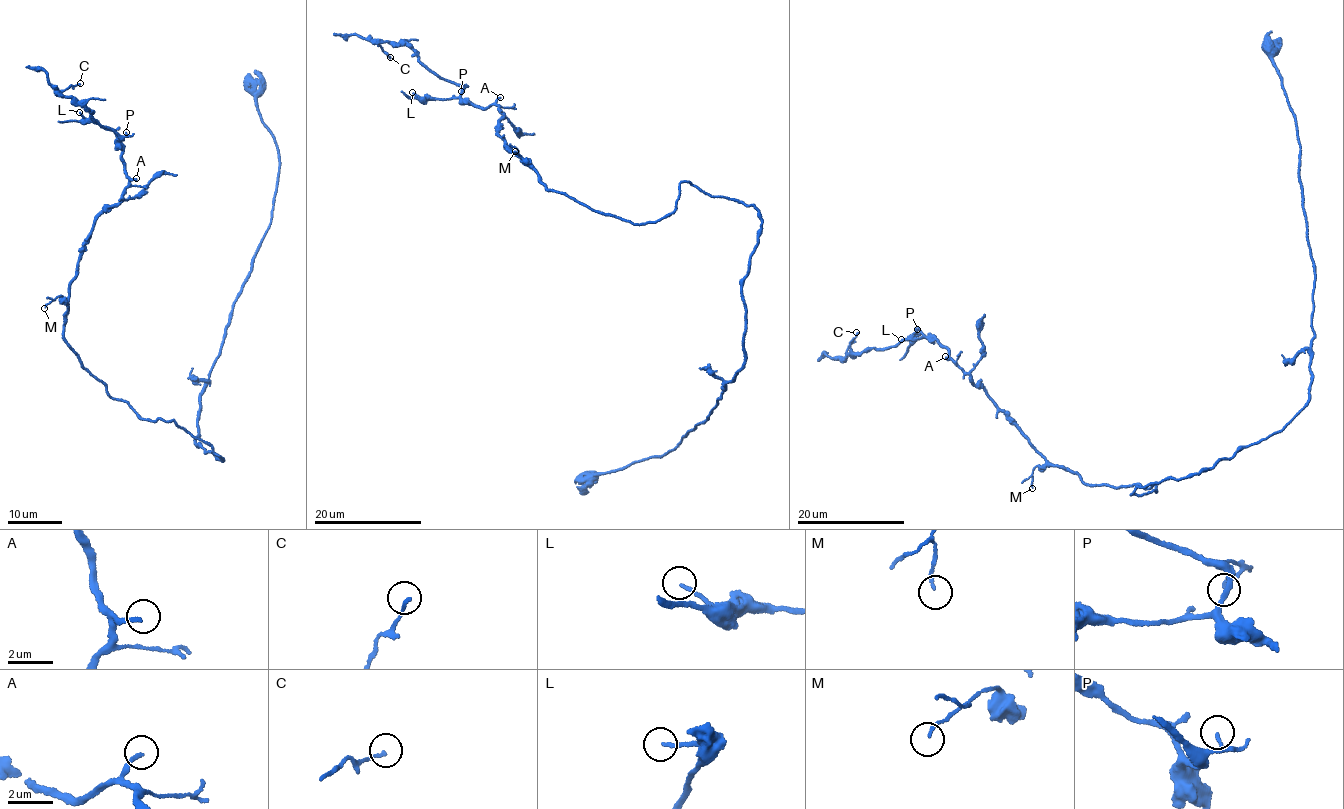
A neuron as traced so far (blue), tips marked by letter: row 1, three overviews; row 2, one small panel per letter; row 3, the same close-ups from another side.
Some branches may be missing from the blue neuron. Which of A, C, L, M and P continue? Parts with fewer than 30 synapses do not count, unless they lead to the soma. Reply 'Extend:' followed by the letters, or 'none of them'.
Extend: A

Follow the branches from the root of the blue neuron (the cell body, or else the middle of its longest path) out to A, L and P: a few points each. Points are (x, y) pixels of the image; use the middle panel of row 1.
A: (733, 199), (684, 181), (675, 210), (656, 221), (592, 209), (545, 188), (506, 145), (497, 132), (500, 97)
L: (733, 199), (684, 181), (662, 219), (601, 213), (545, 188), (497, 132), (497, 106), (412, 92)
P: (733, 199), (684, 181), (675, 210), (656, 221), (592, 209), (545, 188), (497, 132), (500, 109), (461, 91)

